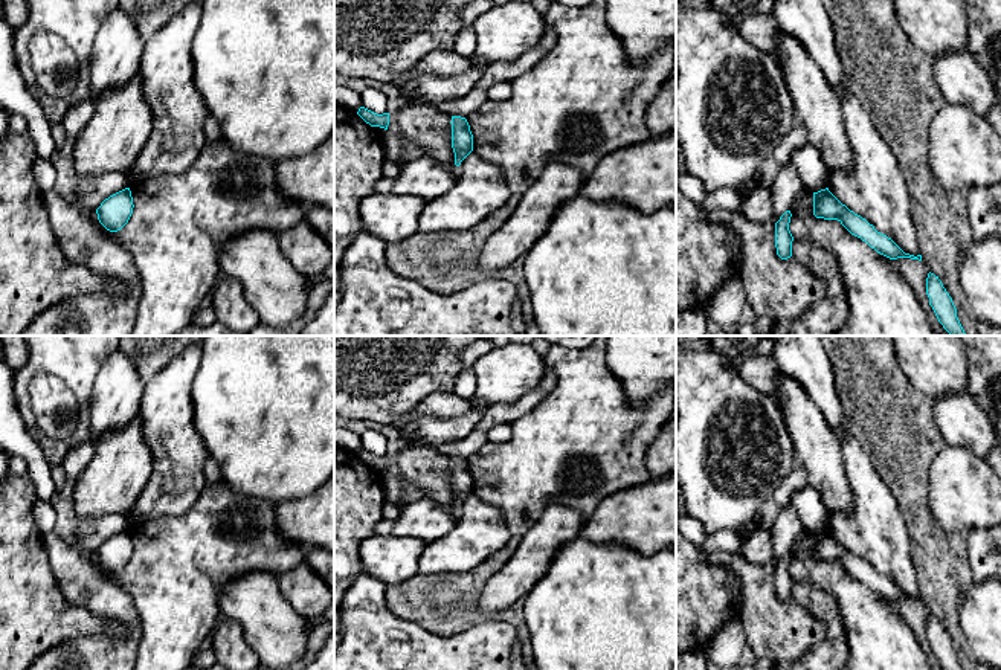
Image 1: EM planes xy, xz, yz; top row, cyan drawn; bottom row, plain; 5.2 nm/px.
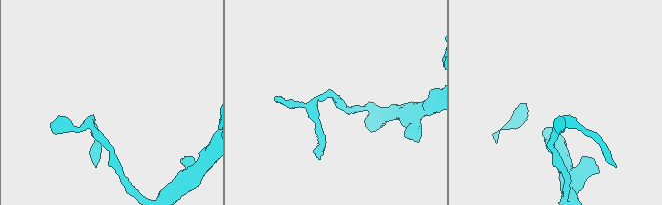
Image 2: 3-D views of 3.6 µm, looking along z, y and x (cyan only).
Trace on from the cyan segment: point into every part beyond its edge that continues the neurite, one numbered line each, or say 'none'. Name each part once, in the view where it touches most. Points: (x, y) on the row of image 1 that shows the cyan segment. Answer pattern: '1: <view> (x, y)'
none

